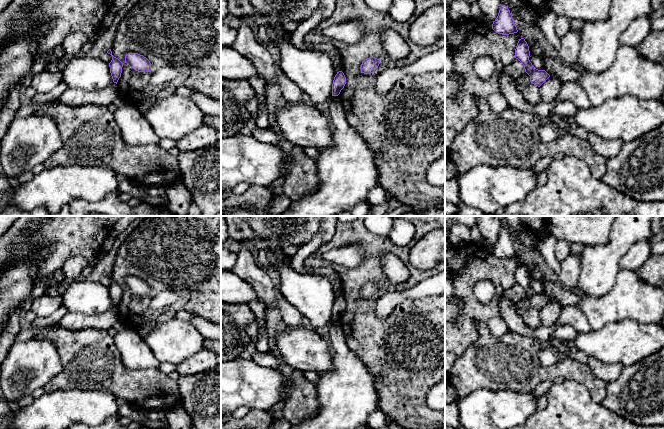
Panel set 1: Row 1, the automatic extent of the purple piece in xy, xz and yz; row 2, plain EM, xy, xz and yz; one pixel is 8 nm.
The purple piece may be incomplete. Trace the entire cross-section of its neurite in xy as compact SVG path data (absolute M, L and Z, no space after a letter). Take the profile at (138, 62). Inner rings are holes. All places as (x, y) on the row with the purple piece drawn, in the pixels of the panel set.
M128 53L125 56L125 63L138 72L151 72L150 61L138 53Z

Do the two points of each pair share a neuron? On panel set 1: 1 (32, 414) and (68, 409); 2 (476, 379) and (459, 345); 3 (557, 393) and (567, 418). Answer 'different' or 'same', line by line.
1: same
2: different
3: same

